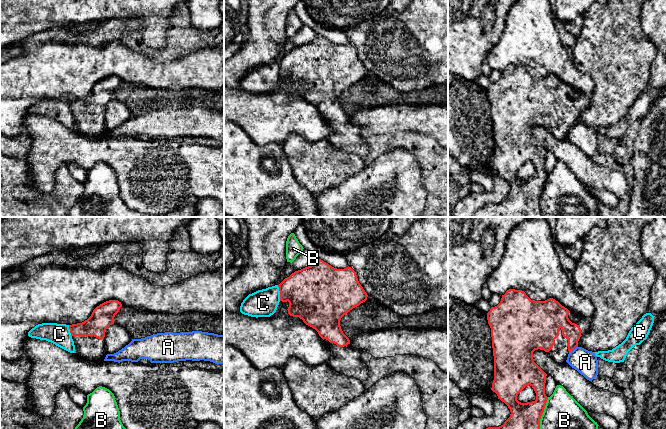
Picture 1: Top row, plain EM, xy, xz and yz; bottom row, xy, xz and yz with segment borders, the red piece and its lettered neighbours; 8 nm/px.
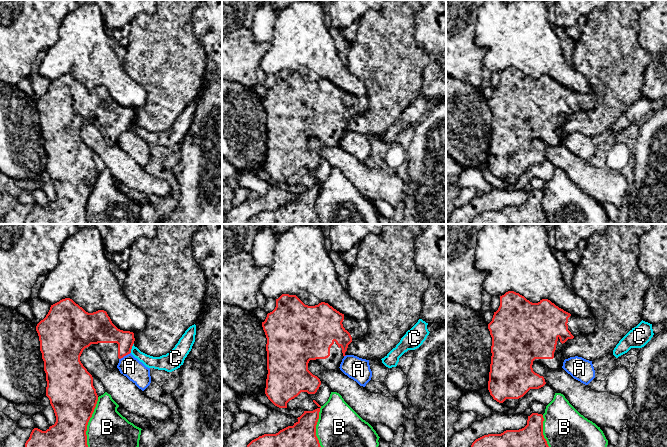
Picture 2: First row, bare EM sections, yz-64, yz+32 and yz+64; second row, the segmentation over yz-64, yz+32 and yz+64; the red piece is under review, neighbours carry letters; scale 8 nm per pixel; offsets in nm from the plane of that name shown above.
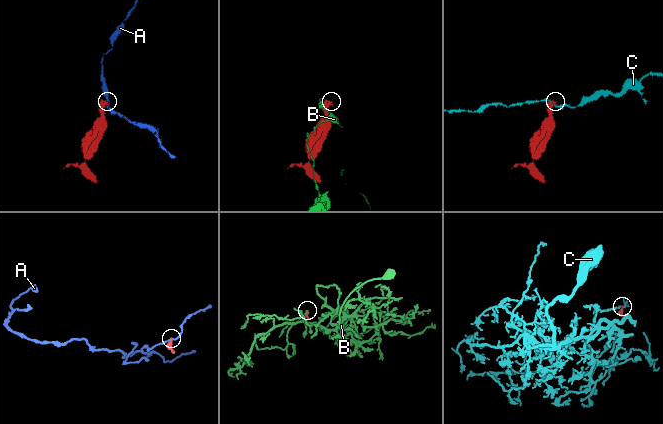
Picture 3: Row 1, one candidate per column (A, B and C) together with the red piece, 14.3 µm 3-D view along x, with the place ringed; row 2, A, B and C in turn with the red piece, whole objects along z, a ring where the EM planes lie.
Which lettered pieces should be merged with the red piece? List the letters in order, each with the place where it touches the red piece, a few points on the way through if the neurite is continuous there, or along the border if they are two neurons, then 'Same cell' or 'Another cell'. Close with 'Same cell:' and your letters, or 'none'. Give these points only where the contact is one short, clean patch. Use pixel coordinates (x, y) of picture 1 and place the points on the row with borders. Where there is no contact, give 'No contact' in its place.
A: Touches red at yz (573, 349). Boundary: yz (577, 346), (569, 352). Another cell
B: Touches red at yz (542, 413). Another cell
C: Touches red at xz (280, 293). Another cell
Same cell: none

